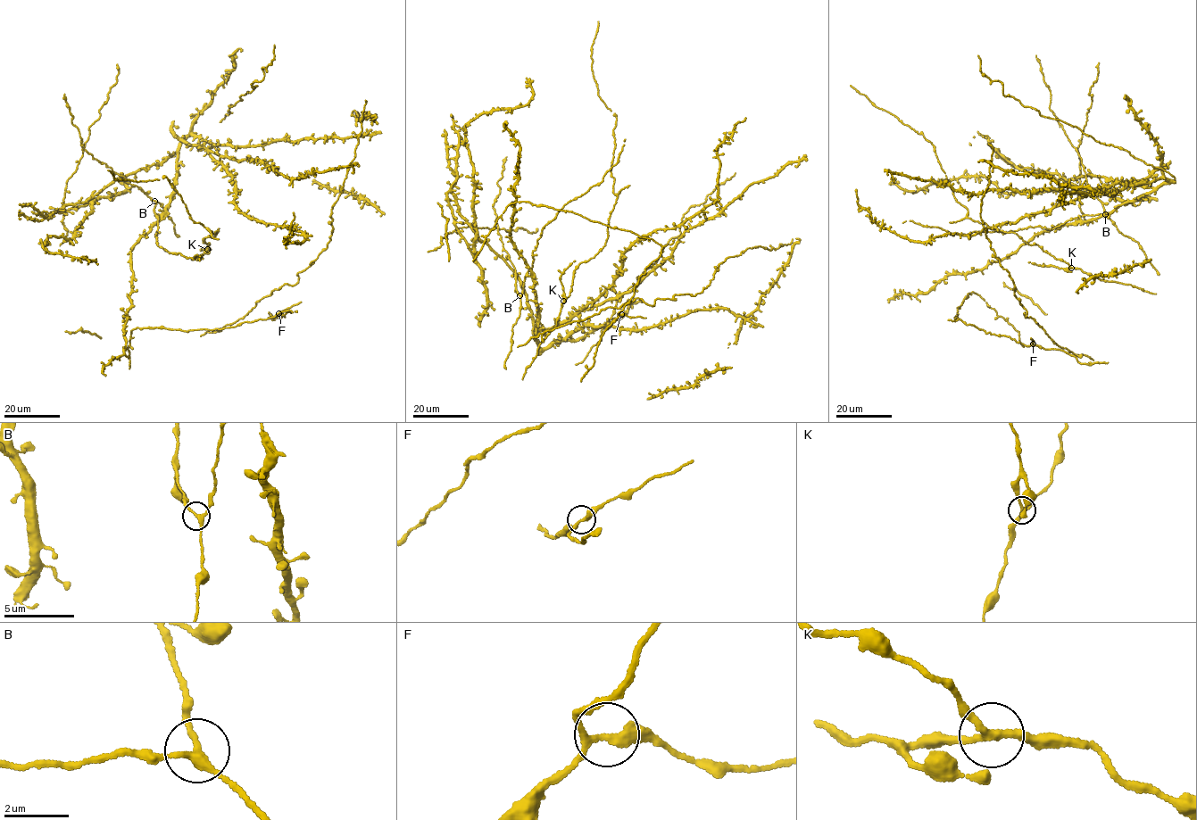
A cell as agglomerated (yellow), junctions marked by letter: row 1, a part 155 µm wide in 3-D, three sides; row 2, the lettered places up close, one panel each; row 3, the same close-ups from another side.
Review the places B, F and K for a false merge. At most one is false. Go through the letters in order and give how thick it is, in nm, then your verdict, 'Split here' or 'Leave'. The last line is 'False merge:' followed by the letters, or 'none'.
B: Thickness 240 nm. Leave
F: Thickness 260 nm. Leave
K: Thickness 240 nm. Leave
False merge: none

